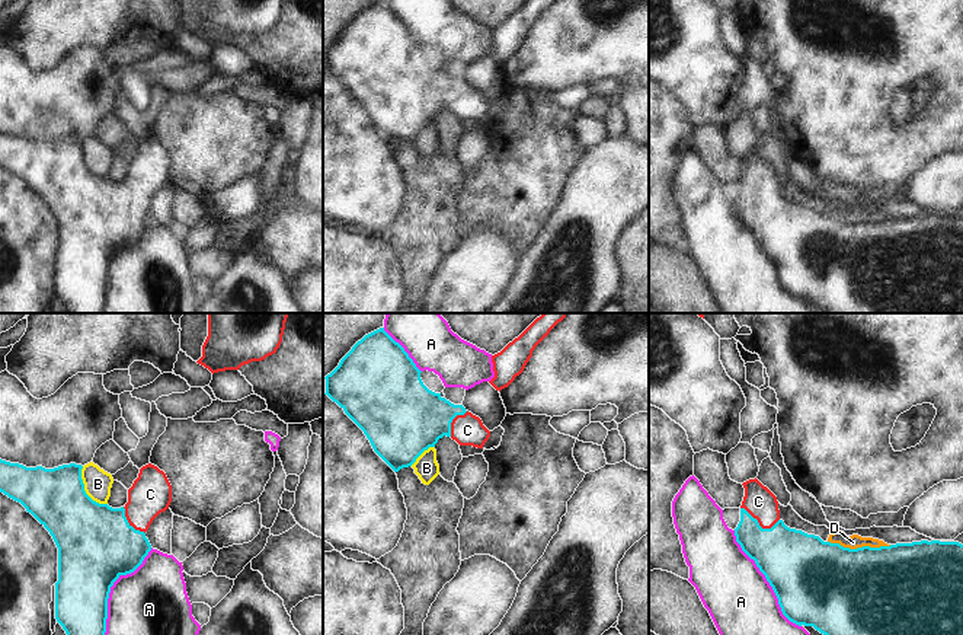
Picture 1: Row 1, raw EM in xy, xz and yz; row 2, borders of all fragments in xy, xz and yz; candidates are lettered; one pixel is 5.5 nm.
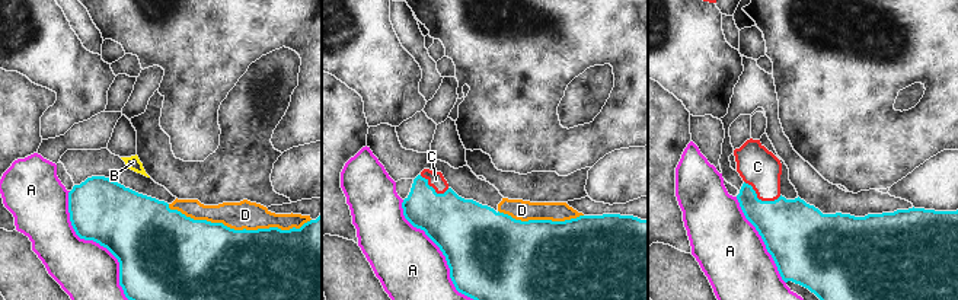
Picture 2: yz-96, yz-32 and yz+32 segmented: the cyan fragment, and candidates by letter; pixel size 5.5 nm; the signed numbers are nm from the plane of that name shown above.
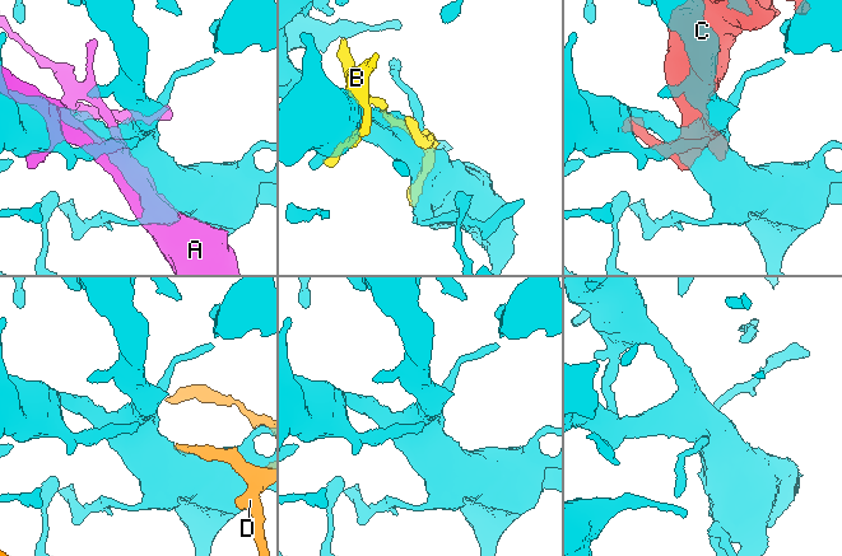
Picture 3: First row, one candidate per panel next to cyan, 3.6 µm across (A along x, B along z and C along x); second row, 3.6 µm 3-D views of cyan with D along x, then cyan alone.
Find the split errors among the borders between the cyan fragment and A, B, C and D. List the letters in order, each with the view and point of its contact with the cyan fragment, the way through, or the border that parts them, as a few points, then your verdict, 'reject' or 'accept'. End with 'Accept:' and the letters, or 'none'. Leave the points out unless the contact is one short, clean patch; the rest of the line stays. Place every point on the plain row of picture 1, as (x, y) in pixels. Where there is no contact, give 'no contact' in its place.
A: meets cyan in yz at (767, 254); reject
B: meets cyan in xy at (83, 163); reject
C: meets cyan in yz at (758, 198); runs through yz (789, 232), (758, 198), (758, 175); accept
D: meets cyan in yz at (860, 222); reject
Accept: C

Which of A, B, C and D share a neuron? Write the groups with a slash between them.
A / B / C / D

